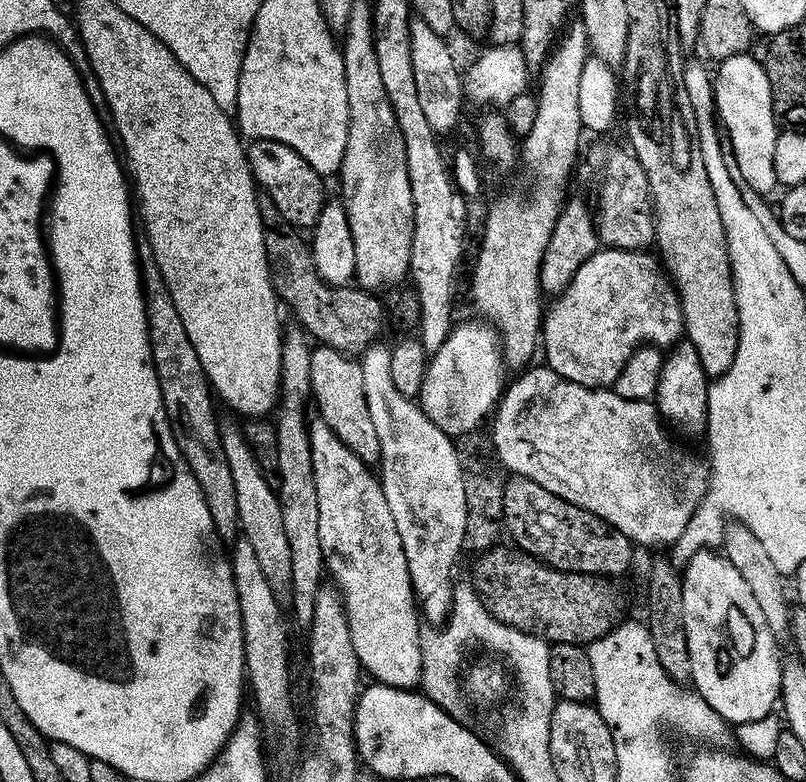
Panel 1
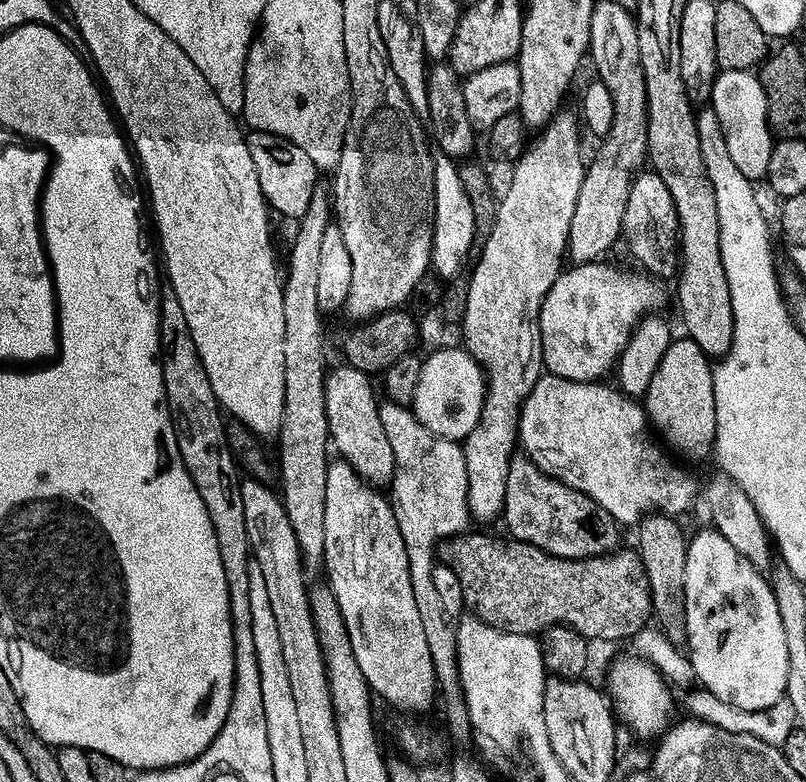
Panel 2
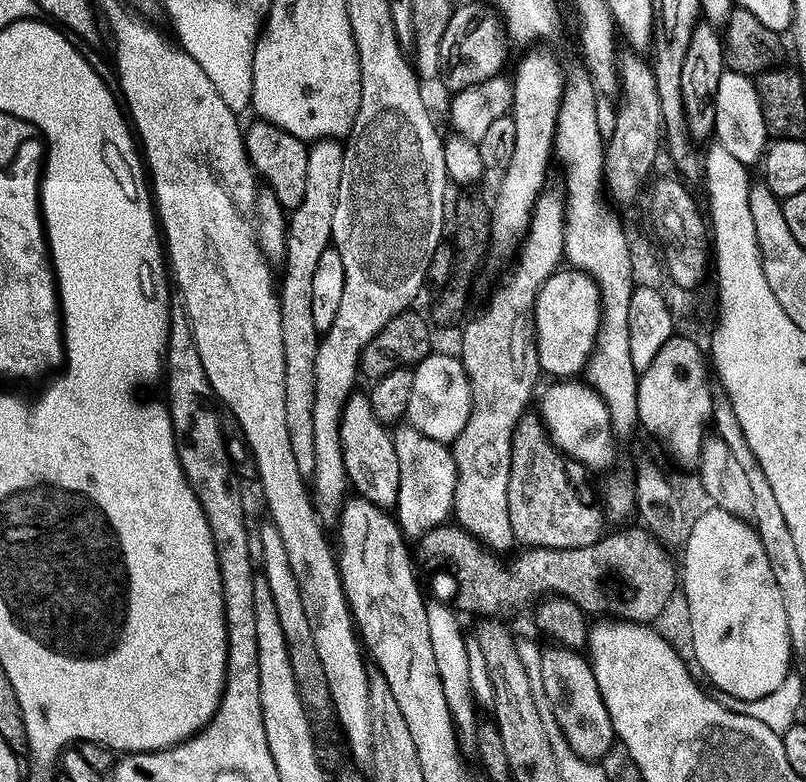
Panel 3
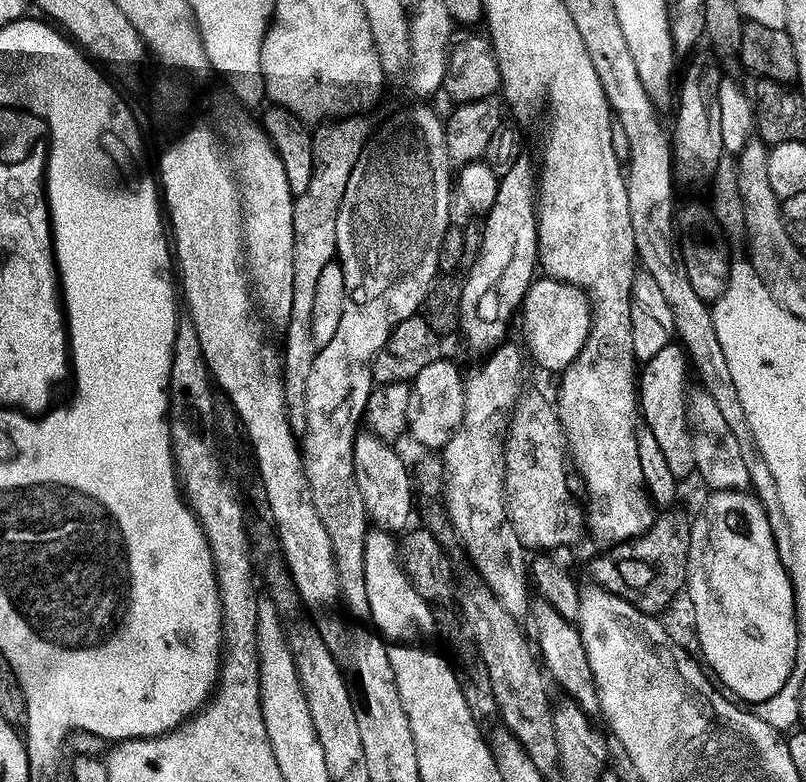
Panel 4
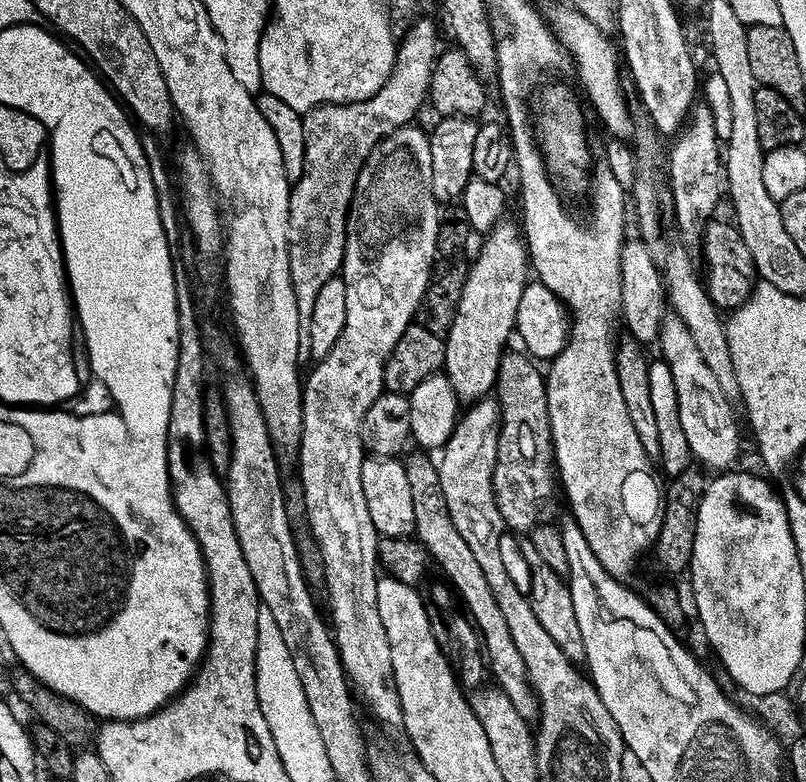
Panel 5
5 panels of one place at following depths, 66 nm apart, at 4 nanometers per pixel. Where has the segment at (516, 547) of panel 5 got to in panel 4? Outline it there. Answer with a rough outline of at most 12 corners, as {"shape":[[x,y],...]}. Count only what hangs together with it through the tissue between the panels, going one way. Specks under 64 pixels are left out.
{"shape":[[541,598],[530,604],[547,671],[592,714],[596,683],[575,623]]}

